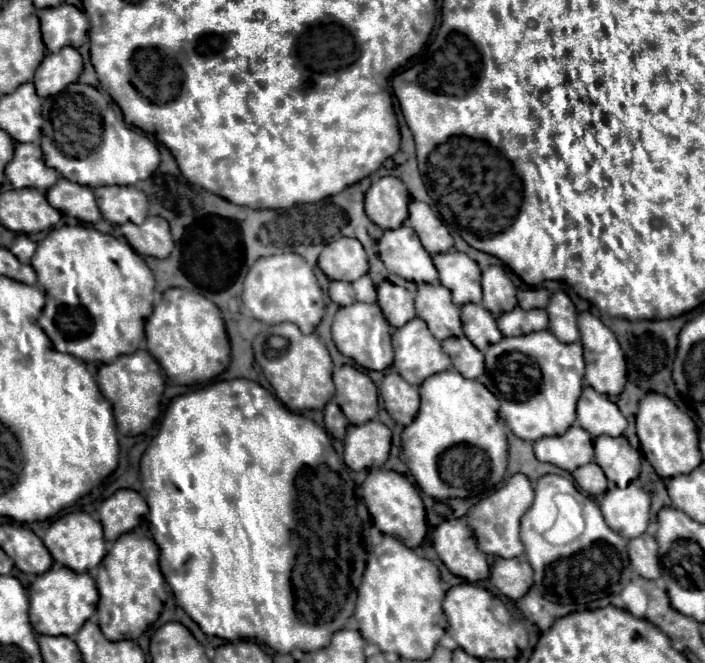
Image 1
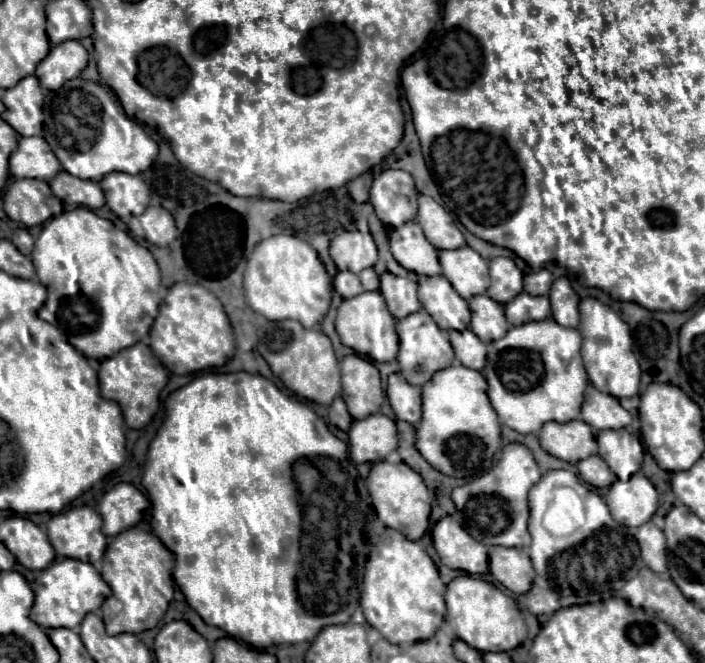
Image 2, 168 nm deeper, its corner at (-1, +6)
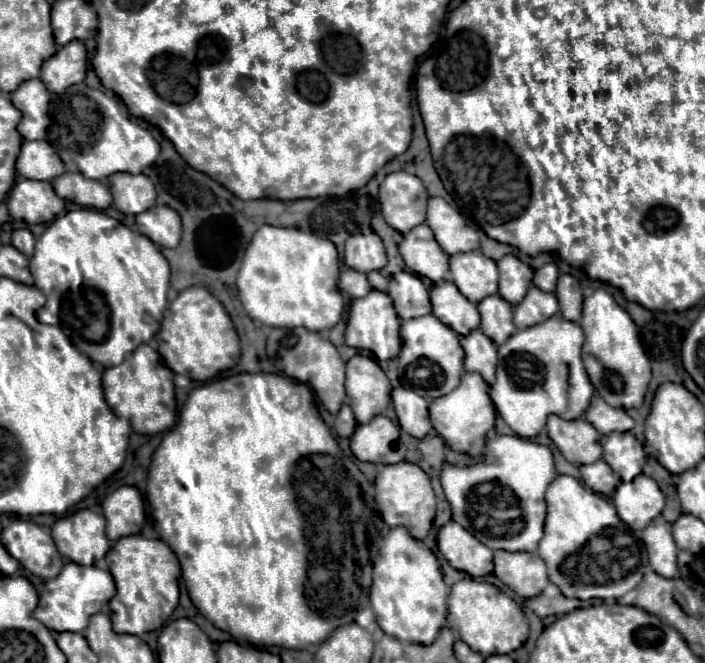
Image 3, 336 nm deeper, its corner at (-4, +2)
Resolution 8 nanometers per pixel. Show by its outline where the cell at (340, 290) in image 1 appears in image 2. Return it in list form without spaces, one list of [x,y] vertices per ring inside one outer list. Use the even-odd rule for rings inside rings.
[[[339,272],[333,278],[333,286],[335,286],[335,292],[339,292],[343,298],[353,298],[363,292],[359,276],[353,272]]]

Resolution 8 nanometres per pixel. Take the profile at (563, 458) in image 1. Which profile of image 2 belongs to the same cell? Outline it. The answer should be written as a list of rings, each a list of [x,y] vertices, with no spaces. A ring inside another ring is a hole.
[[[581,420],[565,424],[547,422],[539,432],[539,442],[545,452],[571,464],[579,462],[581,458],[589,458],[591,454],[597,454],[595,432],[589,424]]]

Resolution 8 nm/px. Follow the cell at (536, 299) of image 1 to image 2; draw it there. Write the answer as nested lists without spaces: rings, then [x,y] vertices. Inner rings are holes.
[[[539,270],[523,278],[523,288],[531,296],[545,296],[549,292],[551,282],[553,282],[553,276],[547,270]]]

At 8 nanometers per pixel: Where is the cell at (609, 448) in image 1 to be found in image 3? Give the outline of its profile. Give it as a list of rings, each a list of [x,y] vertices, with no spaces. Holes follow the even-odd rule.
[[[630,432],[602,436],[600,444],[604,448],[604,462],[608,462],[608,466],[612,466],[612,470],[620,474],[624,482],[630,482],[642,472],[646,452],[644,446]]]

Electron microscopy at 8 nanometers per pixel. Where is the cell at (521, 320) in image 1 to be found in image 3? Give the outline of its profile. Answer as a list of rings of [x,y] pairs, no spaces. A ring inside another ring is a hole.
[[[532,286],[524,300],[514,306],[514,324],[518,330],[524,330],[528,326],[534,326],[536,322],[544,322],[544,318],[550,318],[556,312],[558,312],[556,294]]]

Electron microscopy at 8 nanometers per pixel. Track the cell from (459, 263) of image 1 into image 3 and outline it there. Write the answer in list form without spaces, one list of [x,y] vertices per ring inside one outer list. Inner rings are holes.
[[[468,252],[468,254],[454,254],[450,256],[450,272],[452,280],[458,290],[474,304],[484,300],[488,294],[498,292],[498,268],[492,258],[486,258],[482,252]]]

